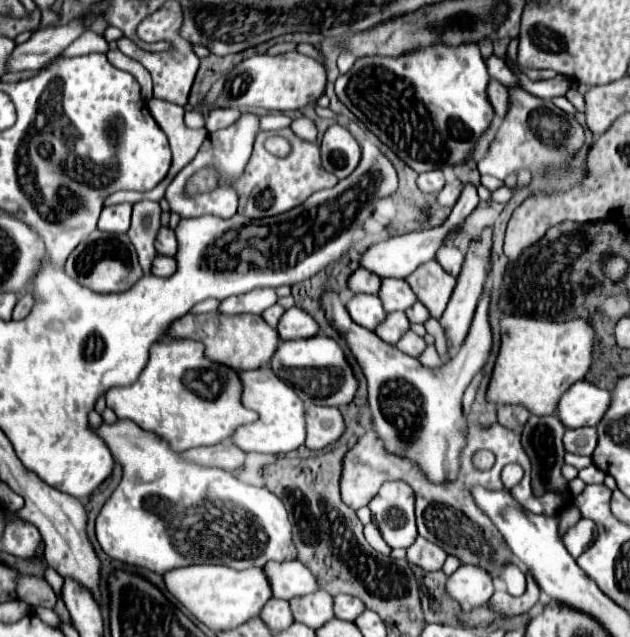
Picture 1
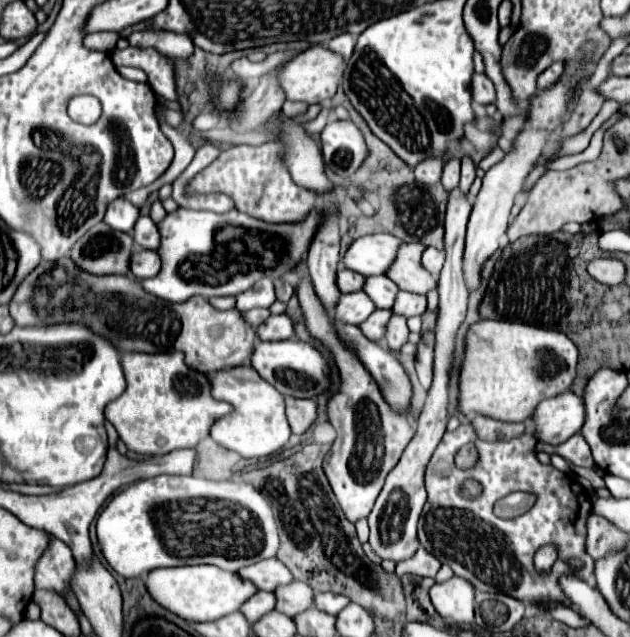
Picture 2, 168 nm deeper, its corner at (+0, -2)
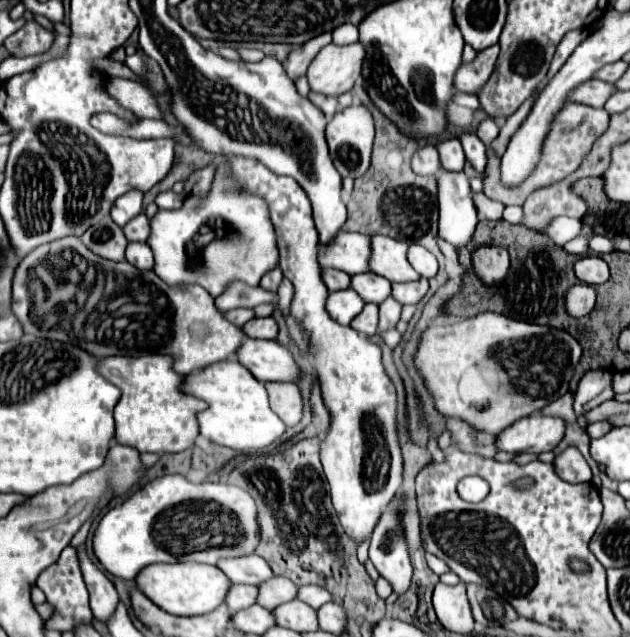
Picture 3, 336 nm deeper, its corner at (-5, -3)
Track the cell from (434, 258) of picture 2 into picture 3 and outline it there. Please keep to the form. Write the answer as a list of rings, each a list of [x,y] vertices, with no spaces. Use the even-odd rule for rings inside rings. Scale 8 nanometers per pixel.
[[[410,244],[410,248],[408,248],[408,262],[412,264],[412,268],[416,268],[416,272],[420,272],[420,276],[424,276],[424,278],[432,278],[432,276],[436,276],[436,272],[438,272],[438,262],[436,262],[436,258],[428,252],[428,250],[424,250],[420,244]]]

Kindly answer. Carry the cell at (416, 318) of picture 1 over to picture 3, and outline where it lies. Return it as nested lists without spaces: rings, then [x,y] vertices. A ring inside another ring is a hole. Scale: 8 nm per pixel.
[[[420,278],[414,282],[402,282],[402,284],[392,284],[392,296],[400,304],[418,304],[418,300],[426,294],[428,290],[428,280]]]

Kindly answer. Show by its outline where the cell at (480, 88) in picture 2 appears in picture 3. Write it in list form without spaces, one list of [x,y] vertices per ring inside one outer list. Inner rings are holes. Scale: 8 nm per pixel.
[[[490,46],[484,48],[476,54],[476,58],[472,62],[462,62],[462,66],[456,72],[456,80],[454,80],[454,88],[458,92],[468,92],[468,94],[476,94],[486,80],[490,78],[492,70],[494,70],[500,46]]]

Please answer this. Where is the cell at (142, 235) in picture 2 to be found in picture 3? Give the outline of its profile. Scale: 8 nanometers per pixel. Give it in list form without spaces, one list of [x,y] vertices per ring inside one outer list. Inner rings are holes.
[[[140,212],[136,218],[132,218],[124,228],[124,236],[130,240],[130,242],[146,242],[148,240],[148,234],[150,234],[150,224],[148,224],[148,218],[144,212]]]

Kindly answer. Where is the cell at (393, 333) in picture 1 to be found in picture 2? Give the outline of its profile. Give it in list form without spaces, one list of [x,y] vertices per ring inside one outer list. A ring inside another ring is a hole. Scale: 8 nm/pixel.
[[[377,309],[377,311],[373,311],[371,319],[367,319],[363,325],[359,325],[359,329],[363,331],[363,335],[367,335],[367,339],[379,343],[379,341],[383,341],[383,337],[385,337],[387,323],[389,323],[391,315],[393,315],[393,311]]]

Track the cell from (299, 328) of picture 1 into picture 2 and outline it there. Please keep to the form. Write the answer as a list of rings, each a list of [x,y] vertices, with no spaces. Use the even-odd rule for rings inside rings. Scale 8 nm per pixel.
[[[283,313],[283,315],[271,315],[263,327],[257,329],[257,335],[261,341],[283,341],[283,339],[291,339],[293,337],[293,325],[291,319]]]

